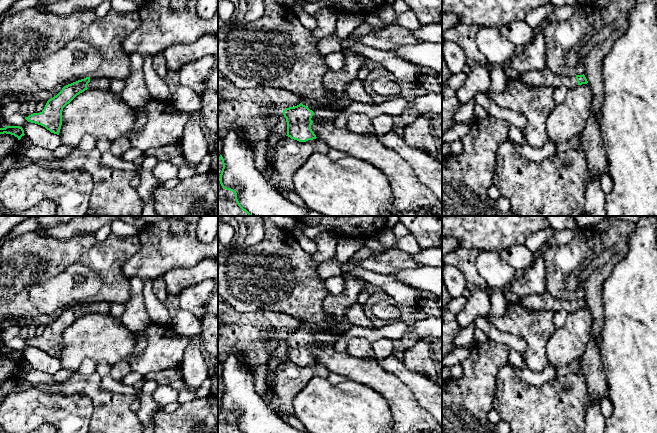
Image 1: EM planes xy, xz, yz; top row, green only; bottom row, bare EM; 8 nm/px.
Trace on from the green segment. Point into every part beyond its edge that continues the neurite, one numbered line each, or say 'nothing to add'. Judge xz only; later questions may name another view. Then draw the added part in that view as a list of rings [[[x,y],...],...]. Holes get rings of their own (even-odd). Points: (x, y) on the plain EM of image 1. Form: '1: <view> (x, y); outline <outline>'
1: xz (331, 328); outline [[[305,322],[305,323],[302,323],[301,327],[303,329],[307,330],[310,334],[312,334],[312,332],[311,332],[312,328],[321,328],[322,330],[329,332],[334,339],[338,339],[343,334],[342,332],[340,332],[336,329],[334,324],[330,324],[325,327],[321,327],[317,323]]]

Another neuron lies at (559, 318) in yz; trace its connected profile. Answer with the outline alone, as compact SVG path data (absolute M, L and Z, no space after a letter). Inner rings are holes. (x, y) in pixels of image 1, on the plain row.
M564 310L554 313L553 323L556 328L560 328L565 324L568 313Z

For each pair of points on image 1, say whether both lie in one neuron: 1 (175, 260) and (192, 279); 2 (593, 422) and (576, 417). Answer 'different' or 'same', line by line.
1: different
2: different

